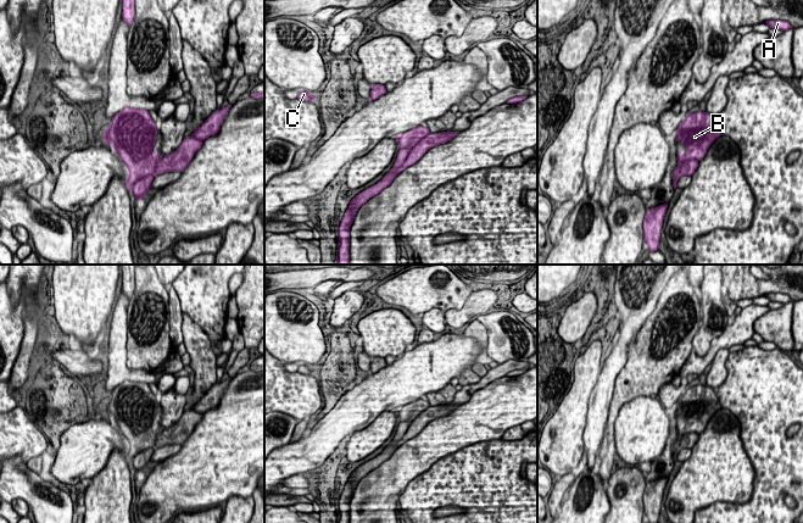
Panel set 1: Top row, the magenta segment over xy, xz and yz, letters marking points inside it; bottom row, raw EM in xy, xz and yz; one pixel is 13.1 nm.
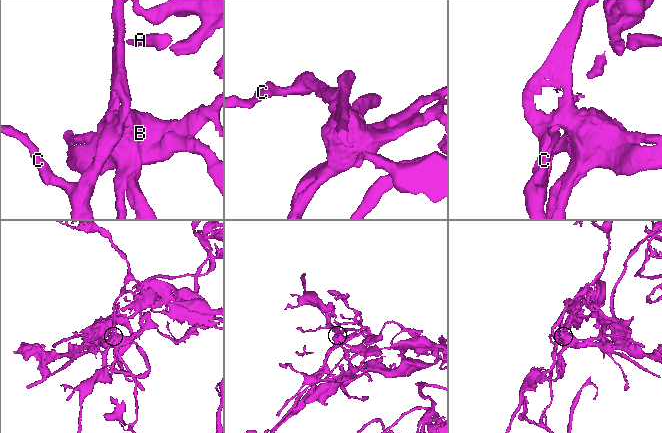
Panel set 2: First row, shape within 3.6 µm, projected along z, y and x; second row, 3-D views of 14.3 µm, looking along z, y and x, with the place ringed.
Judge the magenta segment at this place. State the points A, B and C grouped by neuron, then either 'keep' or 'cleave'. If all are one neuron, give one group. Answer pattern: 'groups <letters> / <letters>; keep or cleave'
groups A B C; keep

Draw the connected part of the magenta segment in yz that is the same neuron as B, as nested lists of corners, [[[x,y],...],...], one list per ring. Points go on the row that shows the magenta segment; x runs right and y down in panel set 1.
[[[697,111],[687,113],[679,124],[675,139],[680,139],[686,146],[684,154],[677,154],[677,166],[674,169],[673,187],[677,187],[680,176],[692,176],[698,167],[698,162],[706,156],[712,143],[721,134],[715,116]]]

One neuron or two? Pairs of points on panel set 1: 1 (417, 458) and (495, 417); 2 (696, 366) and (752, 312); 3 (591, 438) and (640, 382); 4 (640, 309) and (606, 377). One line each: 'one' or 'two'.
1: one
2: one
3: two
4: one

